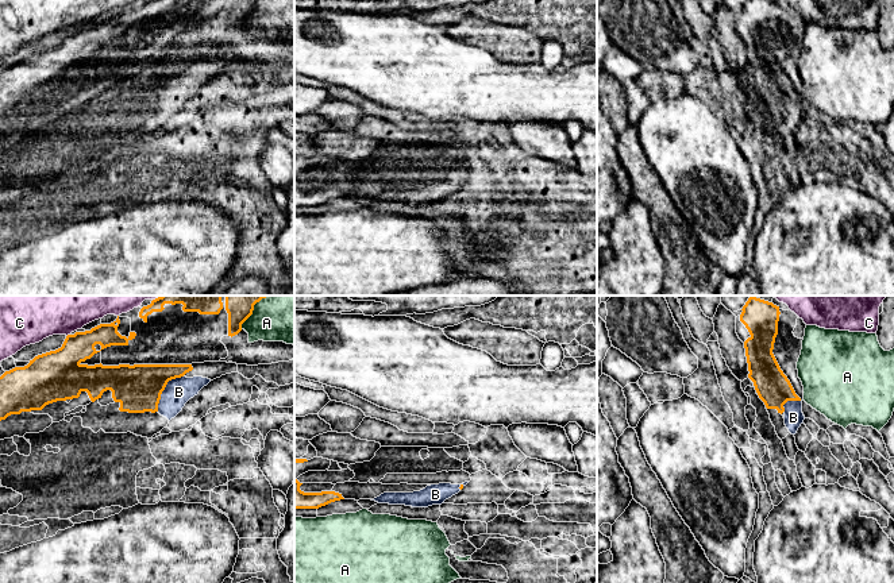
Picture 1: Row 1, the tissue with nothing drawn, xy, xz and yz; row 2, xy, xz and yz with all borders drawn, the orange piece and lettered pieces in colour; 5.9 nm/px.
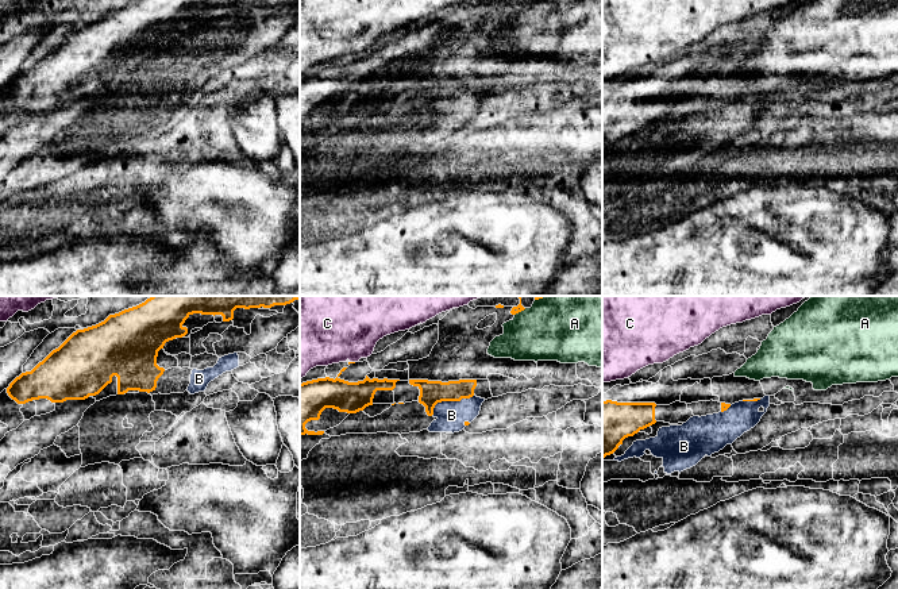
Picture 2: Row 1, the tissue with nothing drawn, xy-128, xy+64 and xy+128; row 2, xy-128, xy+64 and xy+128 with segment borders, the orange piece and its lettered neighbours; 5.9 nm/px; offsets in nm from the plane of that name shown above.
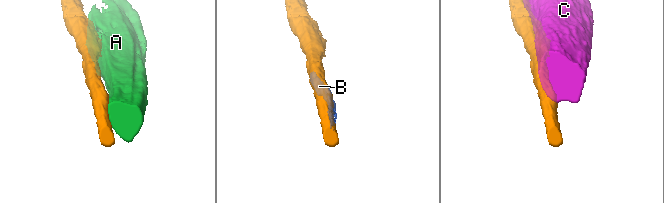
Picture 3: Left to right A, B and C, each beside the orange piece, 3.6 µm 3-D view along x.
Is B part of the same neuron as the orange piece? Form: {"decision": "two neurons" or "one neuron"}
{"decision": "two neurons"}

